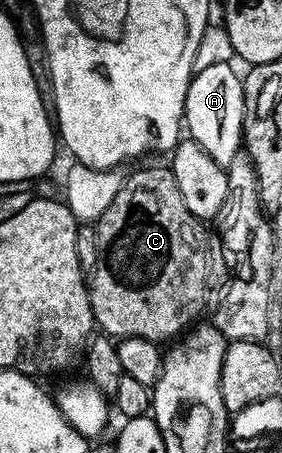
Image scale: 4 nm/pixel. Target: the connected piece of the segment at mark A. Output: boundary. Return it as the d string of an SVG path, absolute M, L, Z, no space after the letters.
M220 61L217 65L198 68L192 74L191 84L187 90L187 100L183 106L186 134L195 139L197 145L201 145L201 149L205 149L205 153L209 153L209 157L213 157L213 161L217 161L217 165L221 165L224 169L235 160L241 149L239 142L244 142L245 139L243 125L243 116L245 114L245 104L243 102L244 80L241 75L239 79L238 73L231 66L230 62Z

